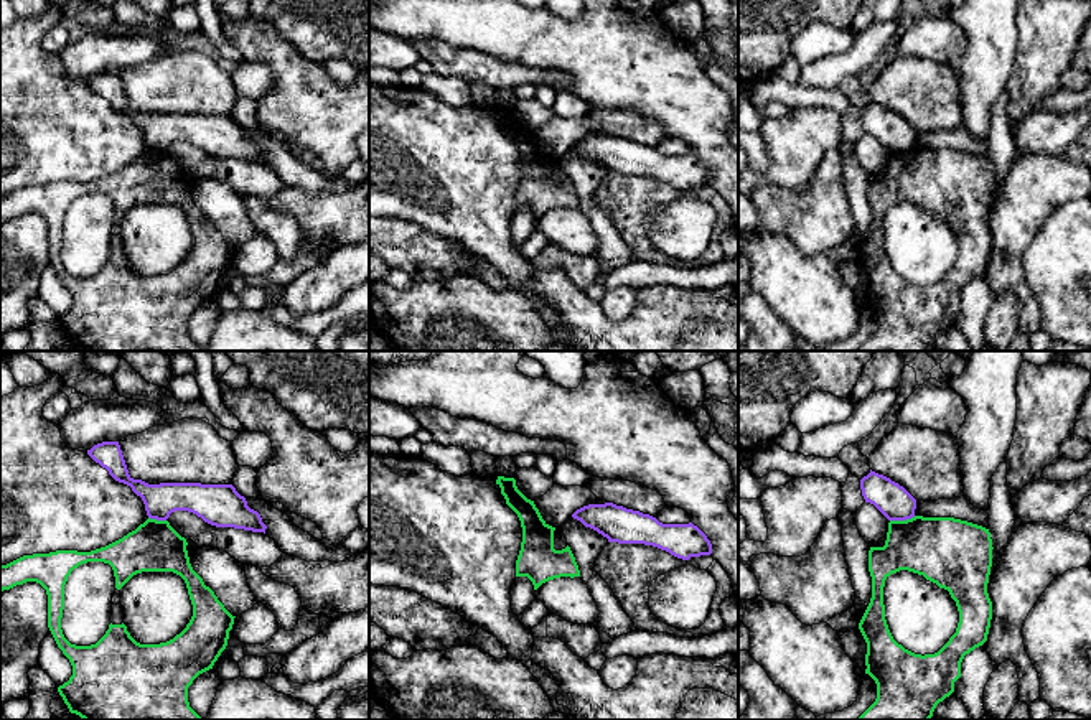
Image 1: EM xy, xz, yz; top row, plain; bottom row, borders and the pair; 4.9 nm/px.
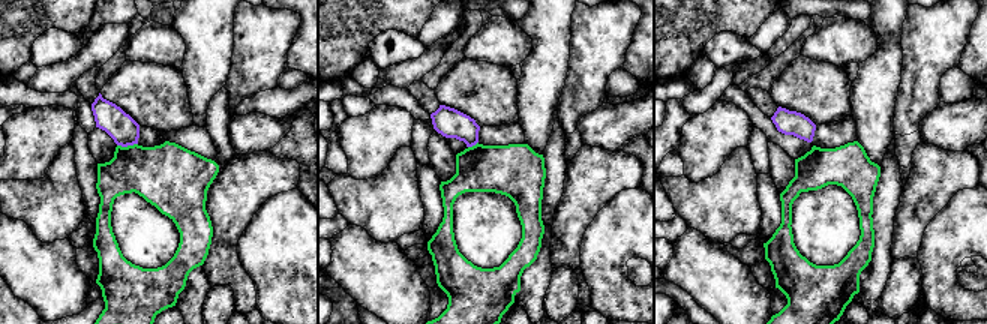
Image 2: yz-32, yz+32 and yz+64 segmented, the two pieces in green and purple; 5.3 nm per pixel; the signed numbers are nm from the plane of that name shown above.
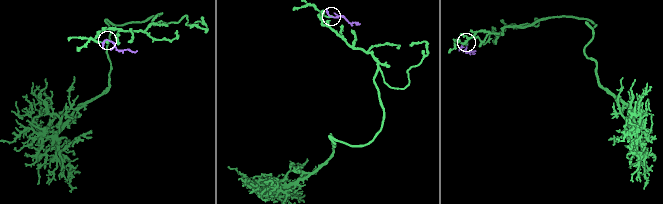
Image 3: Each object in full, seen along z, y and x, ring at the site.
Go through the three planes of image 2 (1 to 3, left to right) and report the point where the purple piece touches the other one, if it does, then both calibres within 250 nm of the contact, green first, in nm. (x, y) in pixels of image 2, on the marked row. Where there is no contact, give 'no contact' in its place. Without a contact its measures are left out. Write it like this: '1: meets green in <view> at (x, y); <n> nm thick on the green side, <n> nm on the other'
1: meets green in yz-32 at (128, 146); 320 nm thick on the green side, 160 nm on the other
2: meets green in yz+32 at (473, 146); 280 nm thick on the green side, 160 nm on the other
3: no contact

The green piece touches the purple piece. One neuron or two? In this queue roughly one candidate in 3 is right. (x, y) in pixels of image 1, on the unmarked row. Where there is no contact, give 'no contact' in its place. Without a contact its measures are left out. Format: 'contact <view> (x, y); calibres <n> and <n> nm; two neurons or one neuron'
contact yz (902, 152); calibres 320 and 170 nm; two neurons

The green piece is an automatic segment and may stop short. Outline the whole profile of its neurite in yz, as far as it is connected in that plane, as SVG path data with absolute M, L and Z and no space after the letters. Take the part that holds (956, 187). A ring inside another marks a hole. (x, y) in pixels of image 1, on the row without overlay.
M915 147L888 153L885 176L869 181L872 229L859 254L867 274L865 305L877 315L877 330L857 351L929 351L936 336L954 323L964 287L987 272L992 250L992 232L987 224L992 180L989 160L967 152ZM900 201L923 206L948 221L956 232L959 242L956 264L934 285L921 287L905 280L888 260L883 217L885 211Z

